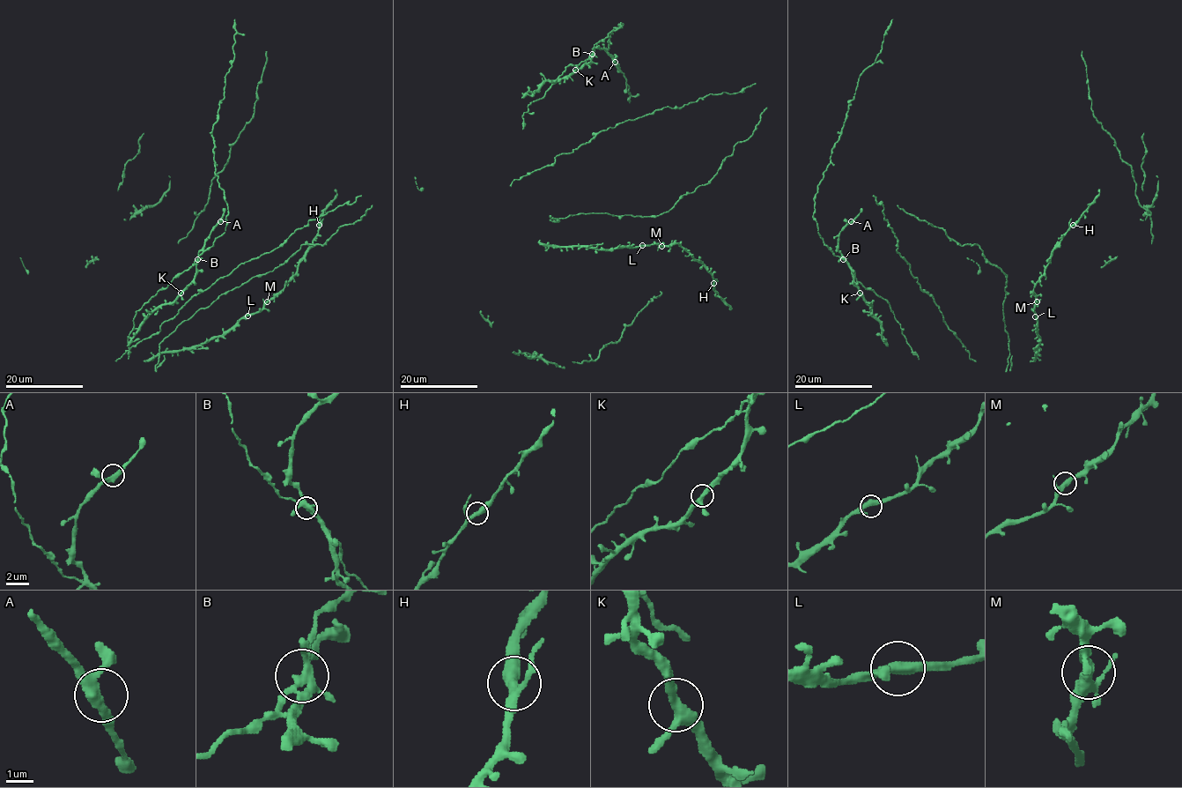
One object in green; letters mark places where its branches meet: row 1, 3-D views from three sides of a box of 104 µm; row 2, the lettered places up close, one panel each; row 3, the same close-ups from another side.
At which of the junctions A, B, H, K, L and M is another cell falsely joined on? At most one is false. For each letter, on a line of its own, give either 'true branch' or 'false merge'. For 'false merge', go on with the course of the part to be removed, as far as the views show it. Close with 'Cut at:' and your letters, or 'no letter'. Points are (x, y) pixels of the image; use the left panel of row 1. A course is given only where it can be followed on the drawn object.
A: true branch
B: true branch
H: true branch
K: true branch
L: true branch
M: true branch
Cut at: no letter

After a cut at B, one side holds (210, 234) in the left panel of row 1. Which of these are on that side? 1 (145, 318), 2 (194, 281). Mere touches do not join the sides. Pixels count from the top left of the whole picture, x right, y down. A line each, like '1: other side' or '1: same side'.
1: same side
2: same side

